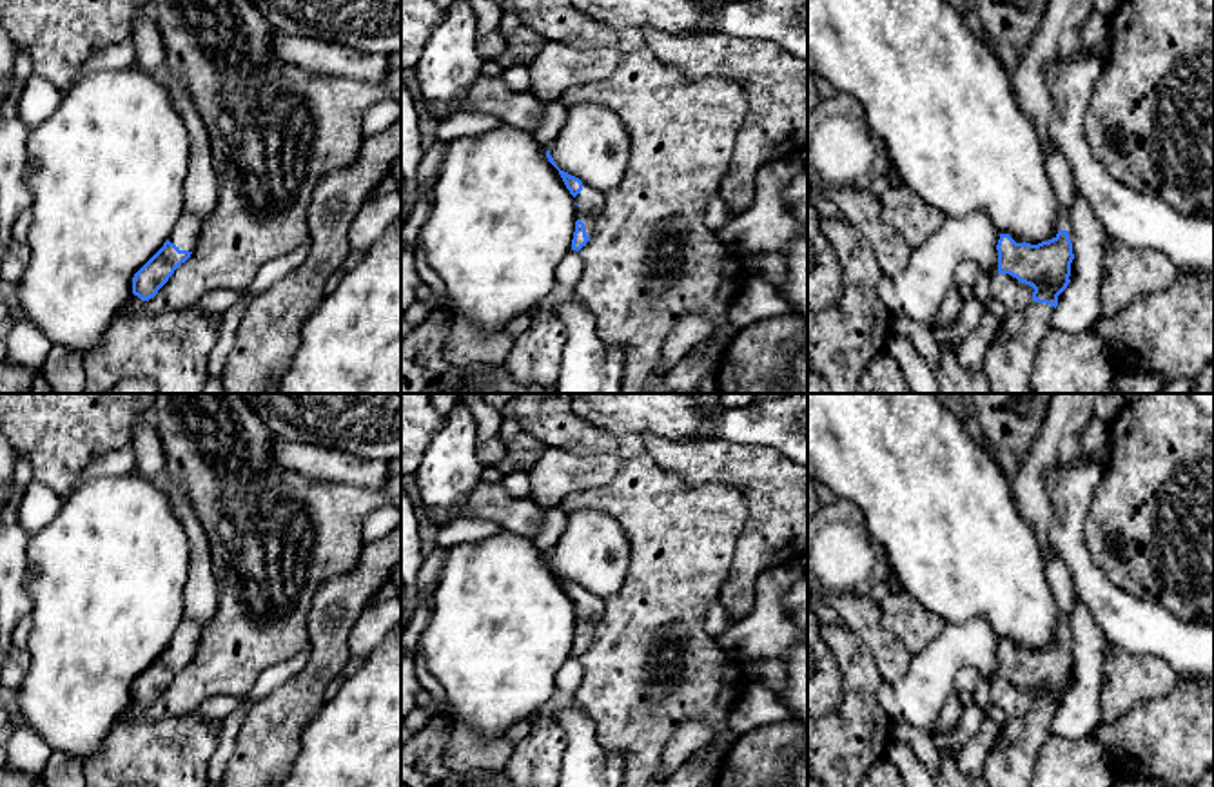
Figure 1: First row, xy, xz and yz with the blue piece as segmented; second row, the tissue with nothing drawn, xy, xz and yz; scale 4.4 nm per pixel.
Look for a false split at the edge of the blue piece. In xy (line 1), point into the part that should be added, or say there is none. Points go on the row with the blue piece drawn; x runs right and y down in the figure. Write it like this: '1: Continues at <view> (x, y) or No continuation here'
1: Continues at xy (186, 234)

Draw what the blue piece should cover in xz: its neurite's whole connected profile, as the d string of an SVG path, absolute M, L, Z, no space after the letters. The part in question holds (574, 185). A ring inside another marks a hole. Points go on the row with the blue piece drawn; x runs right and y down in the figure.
M546 151L548 161L559 170L566 189L575 198L577 205L577 221L575 232L572 239L572 250L581 250L592 238L595 223L604 207L604 192L592 189L590 185L583 183L579 178L570 176L568 172L561 170L550 151Z

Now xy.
M183 212L163 247L134 274L132 294L149 301L196 250L201 221Z

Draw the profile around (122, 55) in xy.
M129 36L118 44L96 51L82 67L80 76L96 71L120 71L136 65L136 45Z

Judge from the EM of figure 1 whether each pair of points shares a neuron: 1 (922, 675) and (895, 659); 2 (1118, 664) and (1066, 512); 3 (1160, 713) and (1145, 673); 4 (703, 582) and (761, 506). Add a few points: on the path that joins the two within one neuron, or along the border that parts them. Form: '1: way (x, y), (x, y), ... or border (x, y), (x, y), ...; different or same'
1: border (913, 655), (908, 670), (899, 679), (884, 680); different
2: border (1107, 639), (1127, 651), (1153, 655); different
3: border (1180, 680), (1165, 695), (1136, 702), (1116, 720); different
4: border (744, 494), (746, 523), (726, 575); different

